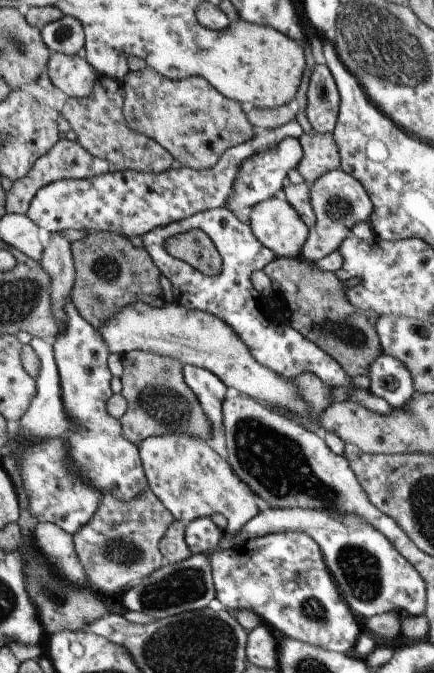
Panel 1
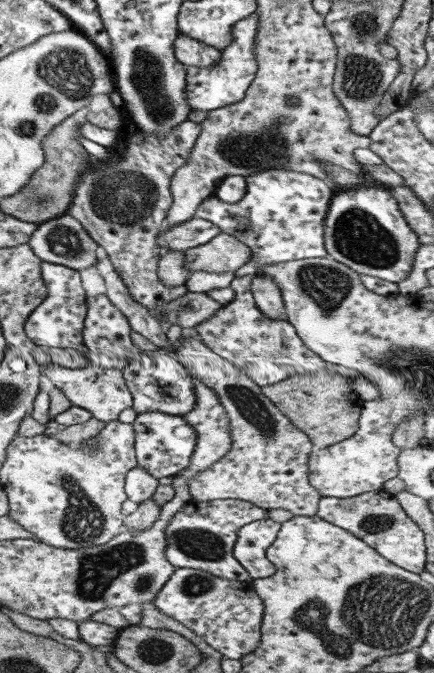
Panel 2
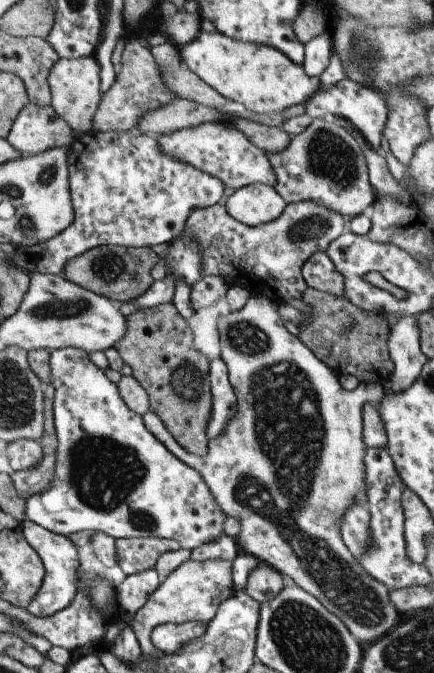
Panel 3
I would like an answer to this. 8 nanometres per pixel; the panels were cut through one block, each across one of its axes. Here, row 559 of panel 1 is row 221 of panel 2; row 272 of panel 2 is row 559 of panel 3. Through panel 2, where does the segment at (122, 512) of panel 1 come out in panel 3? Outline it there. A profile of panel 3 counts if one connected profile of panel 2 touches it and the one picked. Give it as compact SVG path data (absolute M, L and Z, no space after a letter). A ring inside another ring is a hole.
M128 538L114 539L114 547L116 564L127 576L153 569L160 554L180 546L173 539Z

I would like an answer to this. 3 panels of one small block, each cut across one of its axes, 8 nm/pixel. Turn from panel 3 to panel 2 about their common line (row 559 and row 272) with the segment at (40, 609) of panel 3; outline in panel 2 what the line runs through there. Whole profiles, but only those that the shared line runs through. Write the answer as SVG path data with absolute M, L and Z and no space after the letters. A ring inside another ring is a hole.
M41 261L41 278L47 297L35 308L24 322L24 334L35 346L51 348L74 348L82 346L83 321L86 300L77 270L60 264Z

